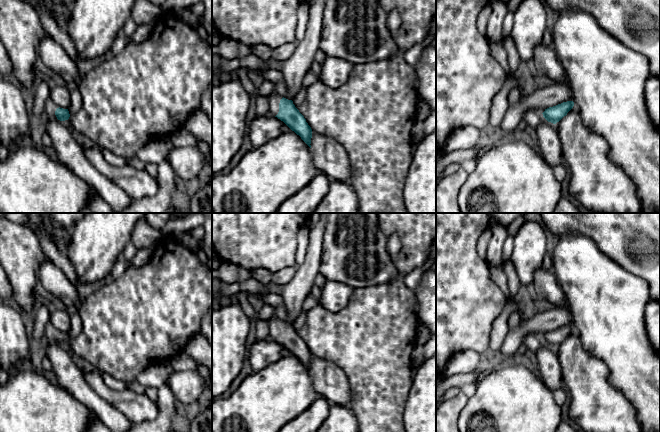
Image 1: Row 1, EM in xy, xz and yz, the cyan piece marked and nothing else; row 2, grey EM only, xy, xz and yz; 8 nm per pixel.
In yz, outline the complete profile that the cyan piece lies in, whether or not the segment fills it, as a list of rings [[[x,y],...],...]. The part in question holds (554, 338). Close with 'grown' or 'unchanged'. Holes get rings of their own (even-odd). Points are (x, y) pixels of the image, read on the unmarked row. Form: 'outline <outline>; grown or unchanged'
outline [[[567,325],[563,326],[561,328],[558,328],[553,331],[549,331],[545,333],[545,335],[542,337],[543,341],[553,348],[556,348],[559,346],[564,340],[567,339],[567,337],[573,332],[574,326],[573,325]]]; unchanged

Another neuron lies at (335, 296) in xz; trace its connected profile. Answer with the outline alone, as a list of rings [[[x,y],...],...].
[[[326,280],[321,287],[319,304],[328,311],[340,311],[348,305],[353,290],[353,287],[344,283]]]

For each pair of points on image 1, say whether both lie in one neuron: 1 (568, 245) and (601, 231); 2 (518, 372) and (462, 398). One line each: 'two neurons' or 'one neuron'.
1: two neurons
2: two neurons

